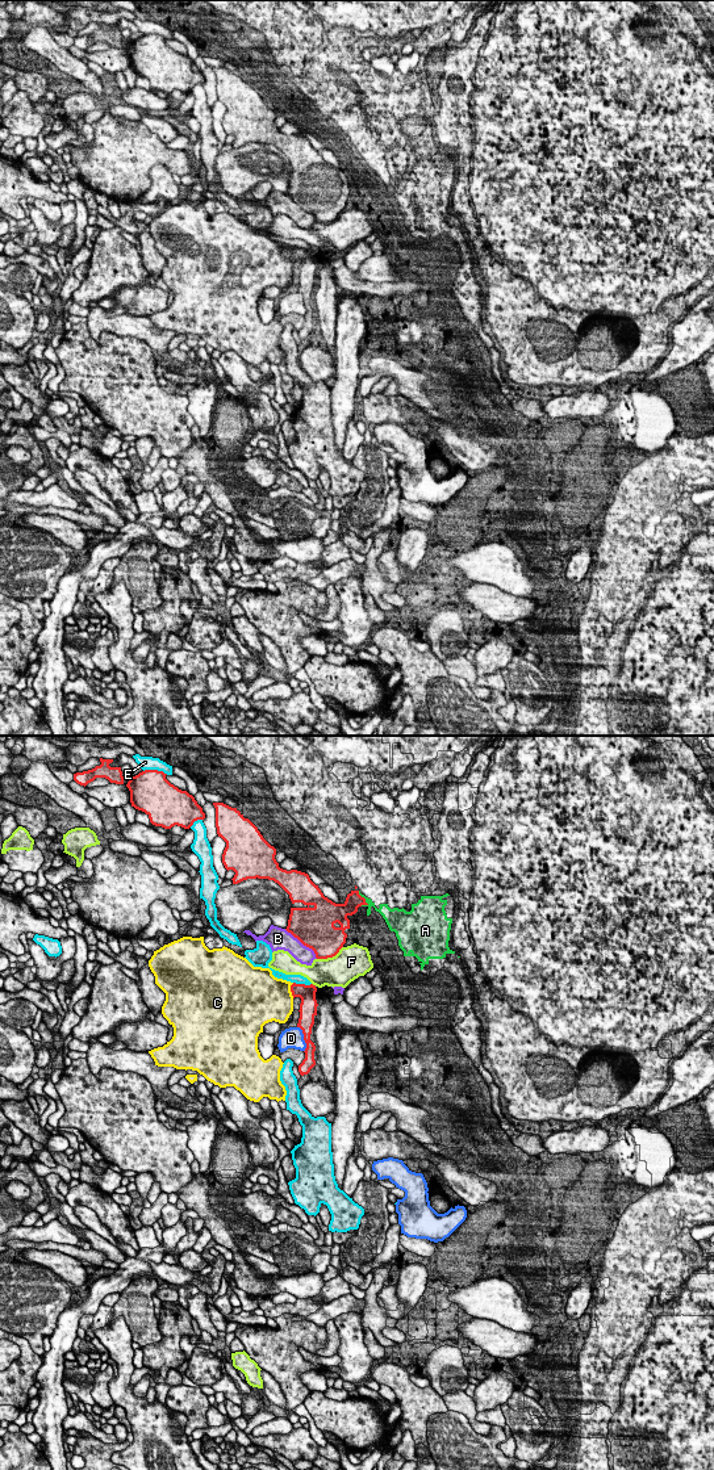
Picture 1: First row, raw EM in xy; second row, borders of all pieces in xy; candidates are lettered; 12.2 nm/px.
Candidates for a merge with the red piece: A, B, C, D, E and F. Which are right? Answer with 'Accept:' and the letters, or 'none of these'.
Accept: none of these

